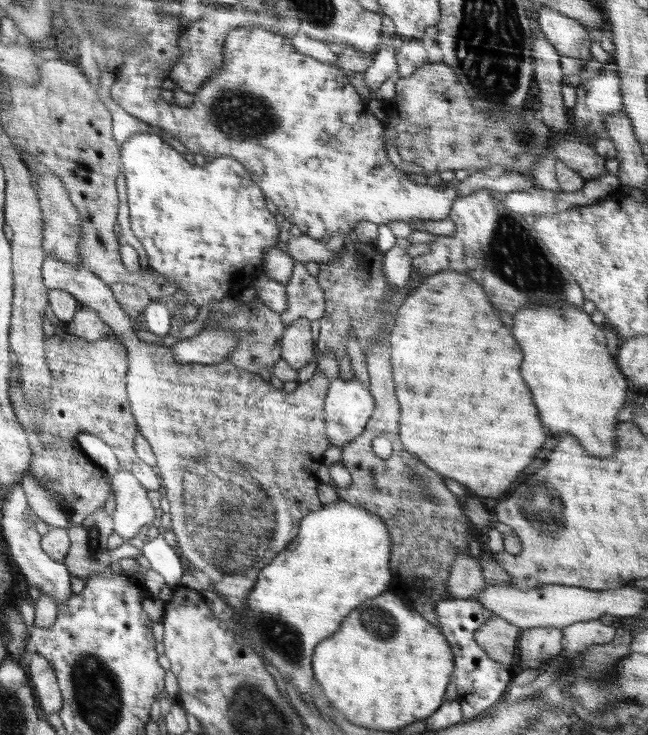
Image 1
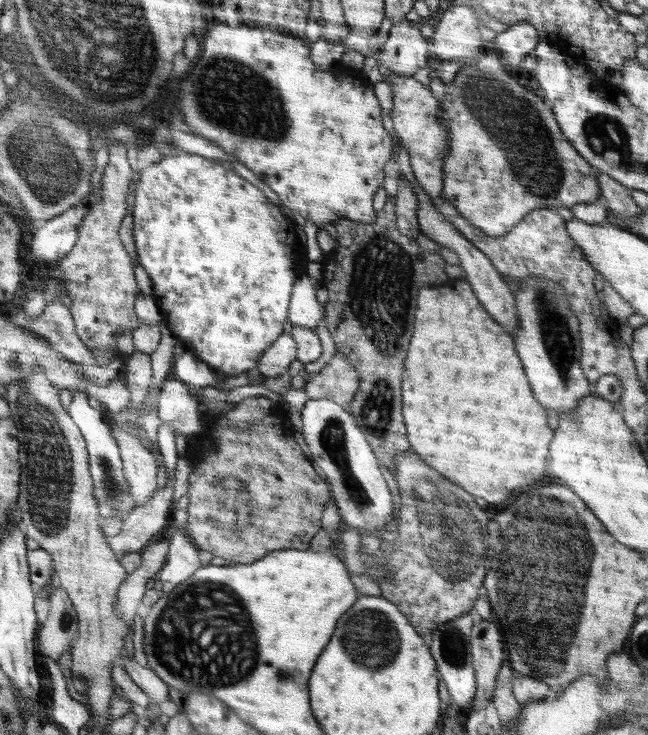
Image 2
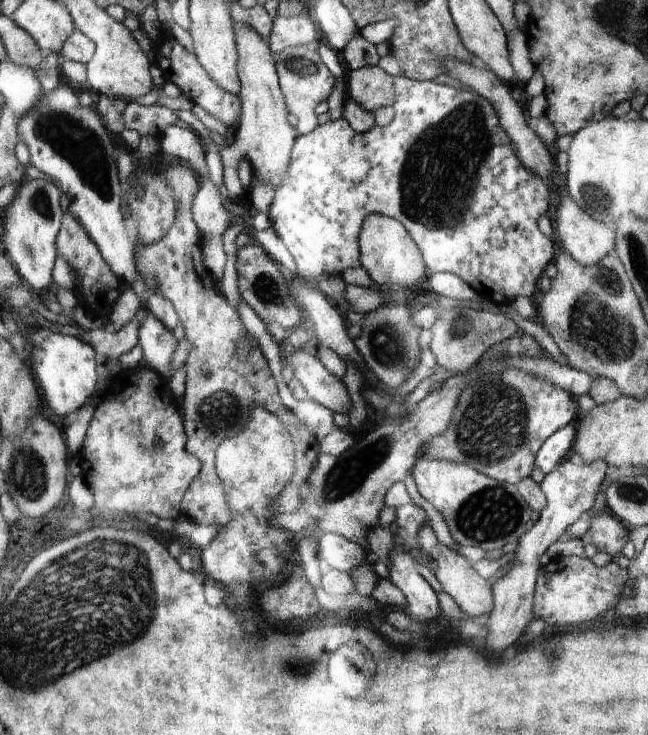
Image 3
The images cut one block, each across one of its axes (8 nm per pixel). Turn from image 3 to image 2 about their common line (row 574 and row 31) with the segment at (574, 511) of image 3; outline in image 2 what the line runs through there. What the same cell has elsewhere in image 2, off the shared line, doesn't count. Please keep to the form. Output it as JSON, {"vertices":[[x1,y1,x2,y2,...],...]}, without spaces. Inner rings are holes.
{"vertices":[[520,21,509,25,504,32,498,33,493,42,496,49,508,56,508,62,521,64,526,56,531,55,540,40,535,26,529,22]]}

